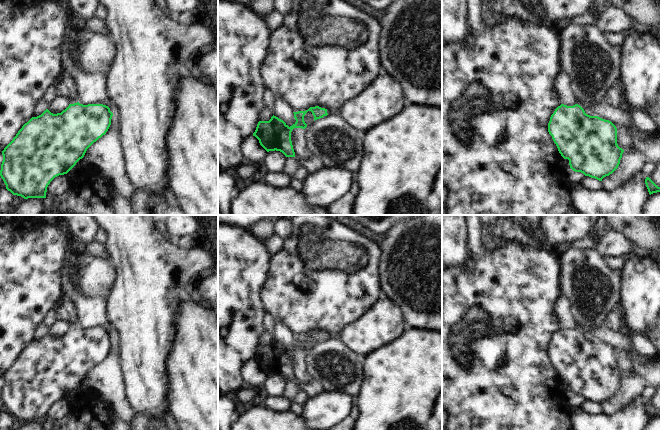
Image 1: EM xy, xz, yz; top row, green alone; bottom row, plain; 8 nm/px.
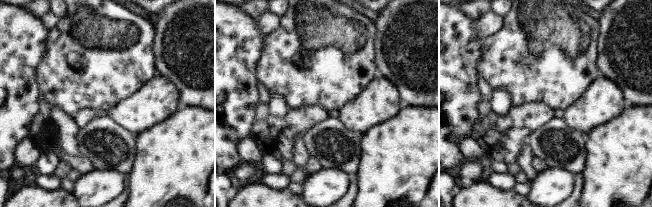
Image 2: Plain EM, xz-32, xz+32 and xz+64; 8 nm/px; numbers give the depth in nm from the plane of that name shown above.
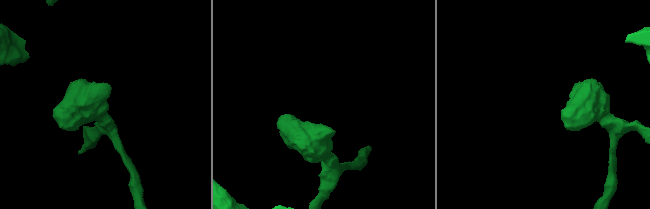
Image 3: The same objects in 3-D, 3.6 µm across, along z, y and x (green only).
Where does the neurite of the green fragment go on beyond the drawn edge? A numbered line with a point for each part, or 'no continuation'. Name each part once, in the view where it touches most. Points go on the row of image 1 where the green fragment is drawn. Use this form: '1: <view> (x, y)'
no continuation

